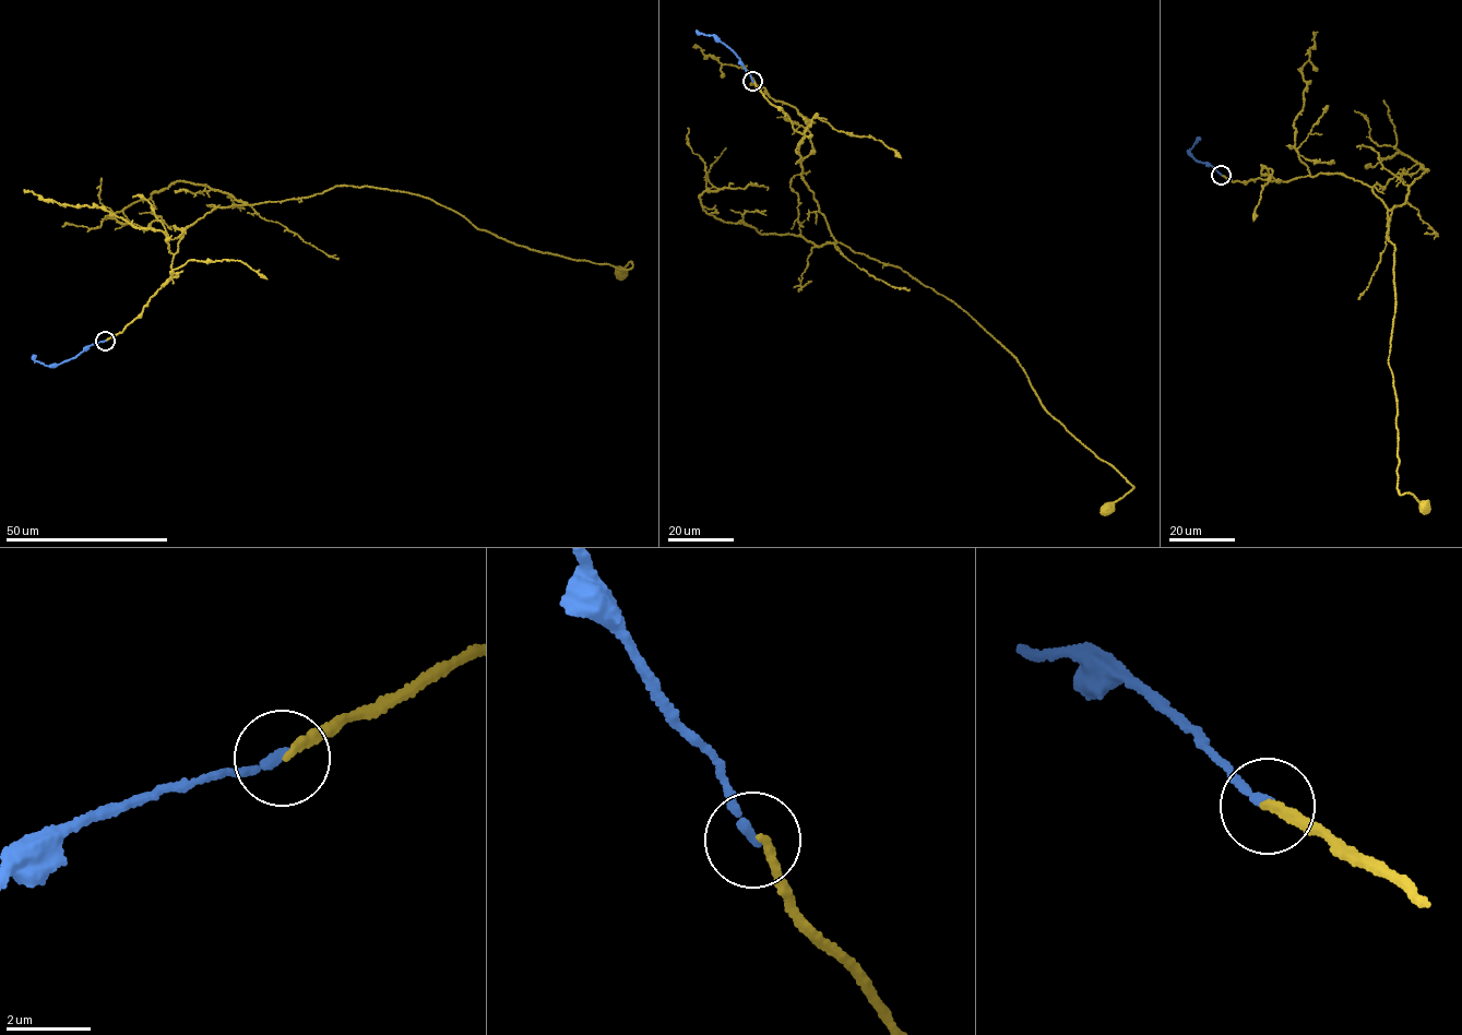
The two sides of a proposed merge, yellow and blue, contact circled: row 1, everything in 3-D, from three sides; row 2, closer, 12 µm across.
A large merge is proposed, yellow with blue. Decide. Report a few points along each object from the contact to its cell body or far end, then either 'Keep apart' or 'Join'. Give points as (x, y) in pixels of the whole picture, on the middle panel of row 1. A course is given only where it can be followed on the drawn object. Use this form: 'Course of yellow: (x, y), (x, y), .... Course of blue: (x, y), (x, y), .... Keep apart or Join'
Course of yellow: (753, 81), (804, 135), (801, 179), (838, 241), (953, 300), (1015, 357), (1052, 416), (1133, 487), (1106, 507). Course of blue: (753, 81), (736, 54), (713, 35), (698, 34). Join

